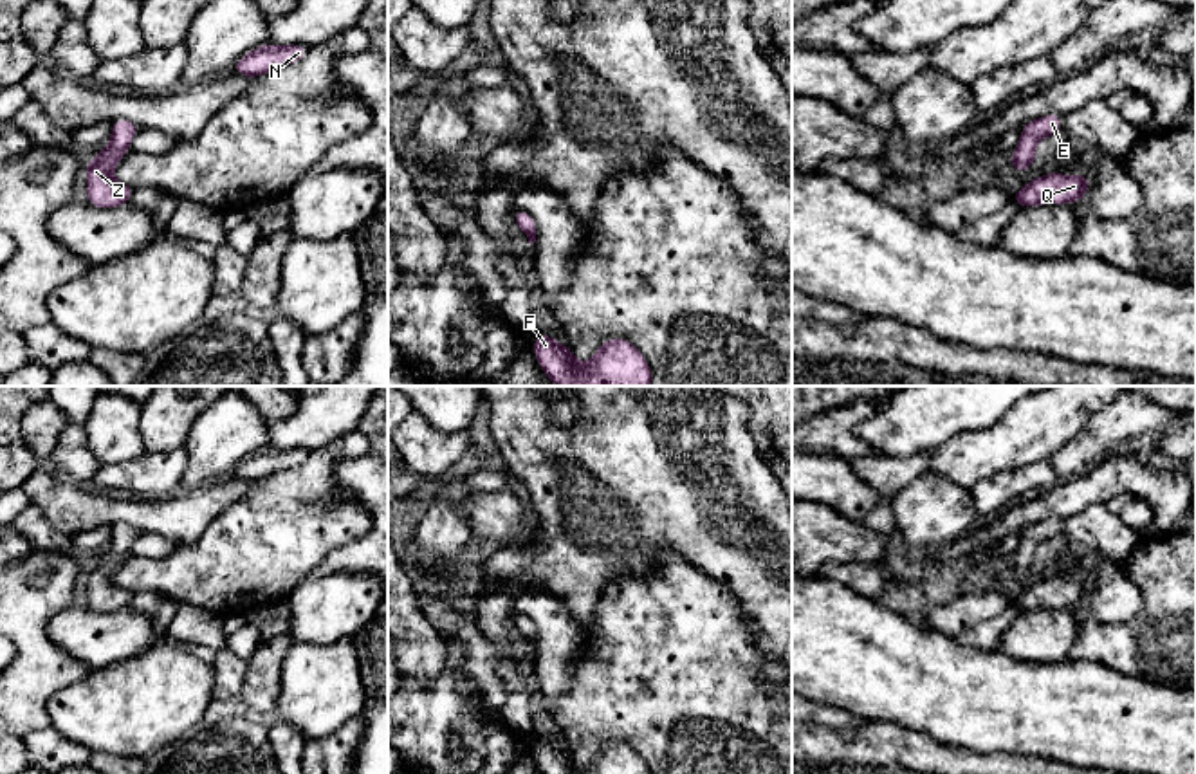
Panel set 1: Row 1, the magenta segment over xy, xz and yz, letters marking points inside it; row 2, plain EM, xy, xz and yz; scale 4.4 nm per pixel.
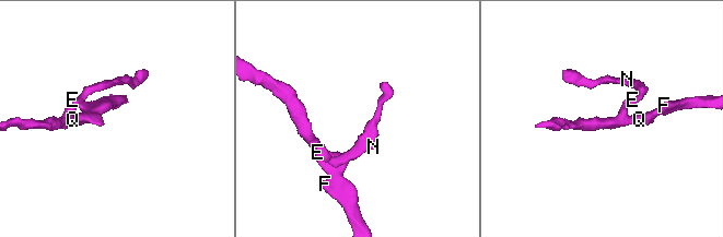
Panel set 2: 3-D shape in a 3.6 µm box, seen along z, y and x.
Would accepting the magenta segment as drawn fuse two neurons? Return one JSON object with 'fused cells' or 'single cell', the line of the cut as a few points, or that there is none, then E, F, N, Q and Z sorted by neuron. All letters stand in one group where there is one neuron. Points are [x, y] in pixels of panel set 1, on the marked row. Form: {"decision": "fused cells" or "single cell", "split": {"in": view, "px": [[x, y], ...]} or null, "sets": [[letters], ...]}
{"decision": "single cell", "split": null, "sets": [["E", "F", "N", "Q", "Z"]]}

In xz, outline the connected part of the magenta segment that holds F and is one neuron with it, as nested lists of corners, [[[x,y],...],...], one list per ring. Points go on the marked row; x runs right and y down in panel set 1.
[[[541,334],[534,337],[534,355],[547,377],[557,386],[651,386],[648,361],[621,337],[604,341],[588,363],[579,364],[568,346],[559,345],[548,334]]]

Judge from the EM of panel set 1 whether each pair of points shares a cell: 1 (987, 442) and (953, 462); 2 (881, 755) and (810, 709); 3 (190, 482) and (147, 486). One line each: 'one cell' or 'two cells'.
1: one cell
2: two cells
3: two cells

